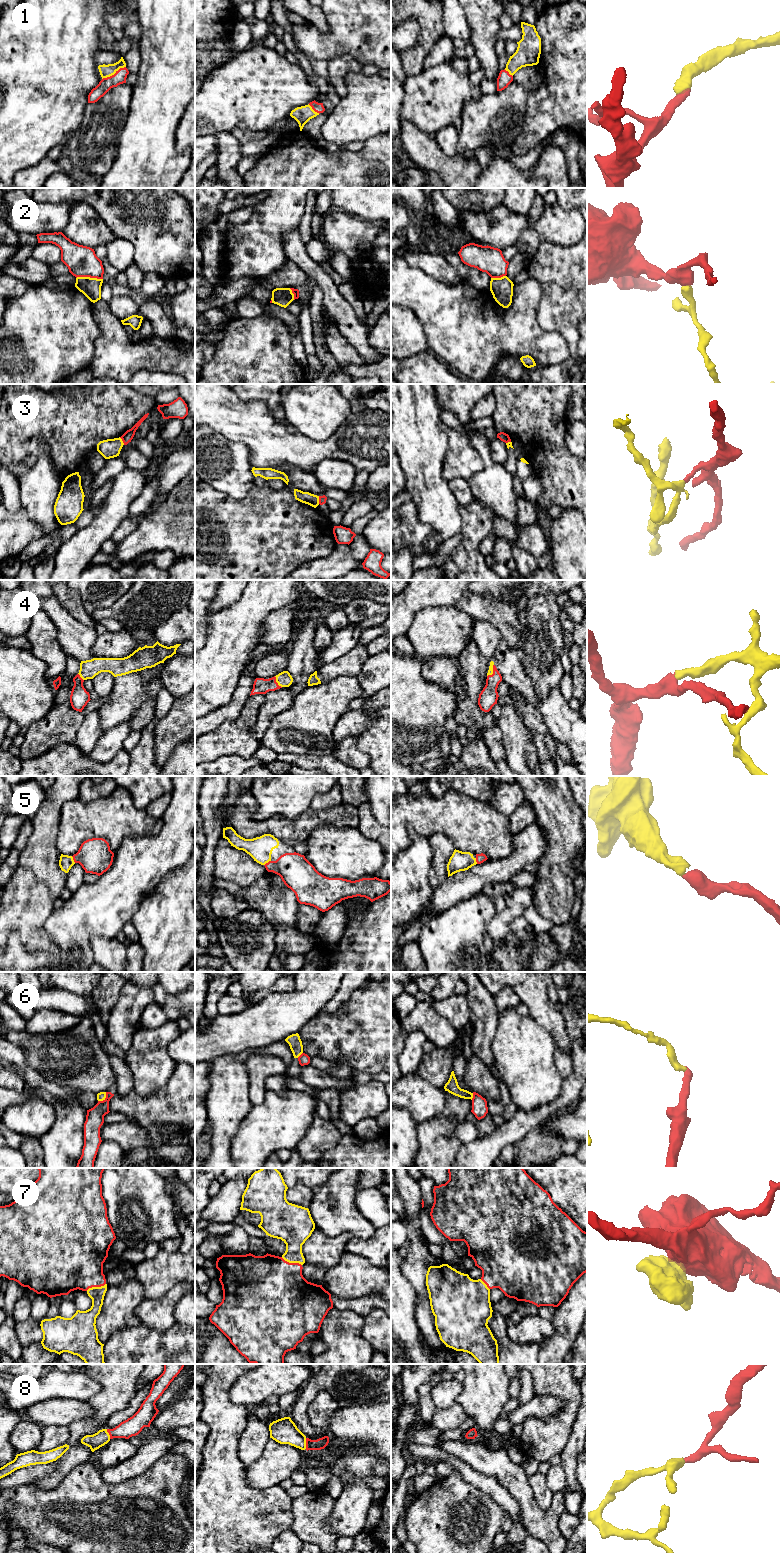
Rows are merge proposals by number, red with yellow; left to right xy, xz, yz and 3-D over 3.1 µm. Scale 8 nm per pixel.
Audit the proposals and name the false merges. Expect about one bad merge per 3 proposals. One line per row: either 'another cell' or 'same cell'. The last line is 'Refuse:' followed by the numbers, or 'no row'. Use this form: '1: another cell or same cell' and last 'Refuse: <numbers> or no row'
1: same cell
2: another cell
3: another cell
4: same cell
5: same cell
6: another cell
7: same cell
8: same cell
Refuse: 2, 3, 6

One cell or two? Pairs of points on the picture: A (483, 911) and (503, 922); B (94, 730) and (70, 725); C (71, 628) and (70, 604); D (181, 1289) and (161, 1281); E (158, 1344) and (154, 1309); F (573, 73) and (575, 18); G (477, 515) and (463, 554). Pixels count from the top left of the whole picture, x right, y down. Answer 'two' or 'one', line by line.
A: two
B: two
C: two
D: two
E: two
F: one
G: one

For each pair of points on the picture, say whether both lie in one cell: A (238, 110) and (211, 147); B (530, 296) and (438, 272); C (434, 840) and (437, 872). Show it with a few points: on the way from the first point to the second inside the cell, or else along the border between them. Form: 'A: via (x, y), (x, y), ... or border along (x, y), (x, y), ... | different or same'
A: border along (213, 133), (205, 135) | different
B: border along (437, 279), (446, 284), (455, 284), (462, 279) | different
C: via (439, 848), (439, 864) | same

